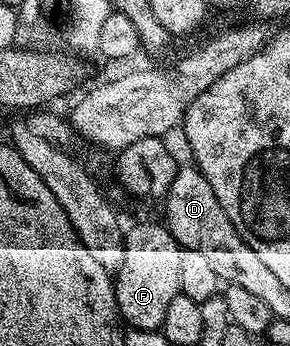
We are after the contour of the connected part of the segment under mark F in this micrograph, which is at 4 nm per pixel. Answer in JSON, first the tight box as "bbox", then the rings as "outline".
{"bbox":[114,222,184,330],"outline":[[[143,222],[140,226],[135,226],[126,231],[125,241],[123,243],[123,264],[117,271],[117,277],[114,279],[115,283],[115,299],[119,305],[119,315],[123,317],[124,323],[132,330],[159,330],[165,320],[165,314],[169,312],[169,304],[172,303],[173,298],[182,291],[182,256],[184,248],[180,246],[177,239],[171,235],[171,231],[166,225],[158,226],[155,222]]]}

